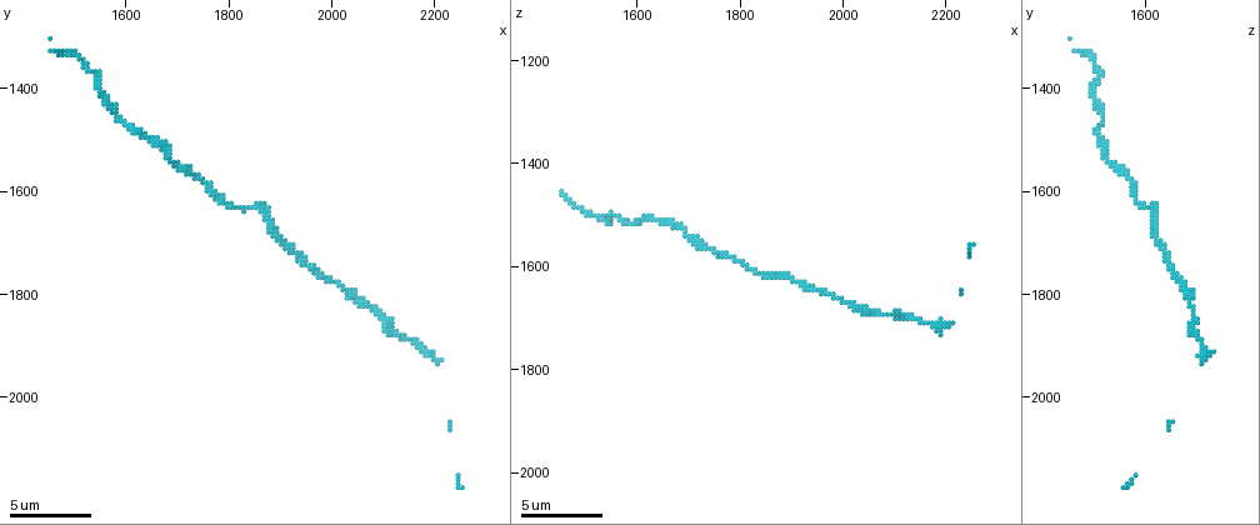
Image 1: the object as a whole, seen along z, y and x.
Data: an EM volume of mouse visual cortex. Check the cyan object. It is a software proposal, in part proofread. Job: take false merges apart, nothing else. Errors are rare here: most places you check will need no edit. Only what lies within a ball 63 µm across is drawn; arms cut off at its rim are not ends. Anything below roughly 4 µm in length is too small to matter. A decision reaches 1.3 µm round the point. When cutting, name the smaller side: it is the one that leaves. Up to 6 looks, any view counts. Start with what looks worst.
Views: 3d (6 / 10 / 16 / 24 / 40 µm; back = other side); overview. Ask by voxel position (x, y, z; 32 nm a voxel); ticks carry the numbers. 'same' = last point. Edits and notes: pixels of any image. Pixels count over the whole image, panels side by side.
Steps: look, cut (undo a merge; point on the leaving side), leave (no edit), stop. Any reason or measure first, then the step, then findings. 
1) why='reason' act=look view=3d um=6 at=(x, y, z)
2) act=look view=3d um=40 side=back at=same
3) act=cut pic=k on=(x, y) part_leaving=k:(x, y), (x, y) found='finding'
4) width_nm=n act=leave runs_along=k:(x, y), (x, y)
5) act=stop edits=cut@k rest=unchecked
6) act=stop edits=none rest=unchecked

why='thick turns thin' act=look view=3d um=16 at=(1855, 1625, 1620)

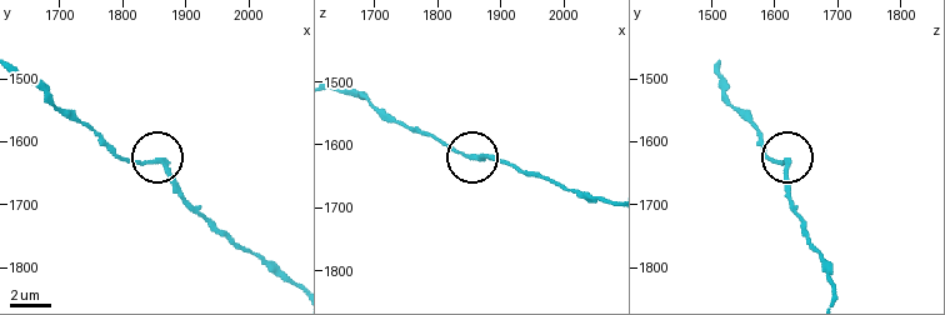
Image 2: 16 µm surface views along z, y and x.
act=look view=3d um=6 at=(1855, 1630, 1615)

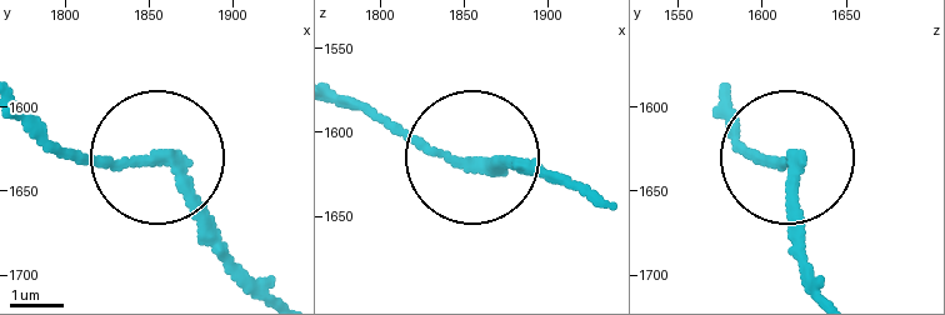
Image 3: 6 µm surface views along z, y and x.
width_nm=200 act=leave runs_along=3:(808, 264), (790, 165), (736, 146) found='all the same neuron'

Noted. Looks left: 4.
why='thick turns thin' act=look view=3d um=6 at=(1640, 1490, 1515)

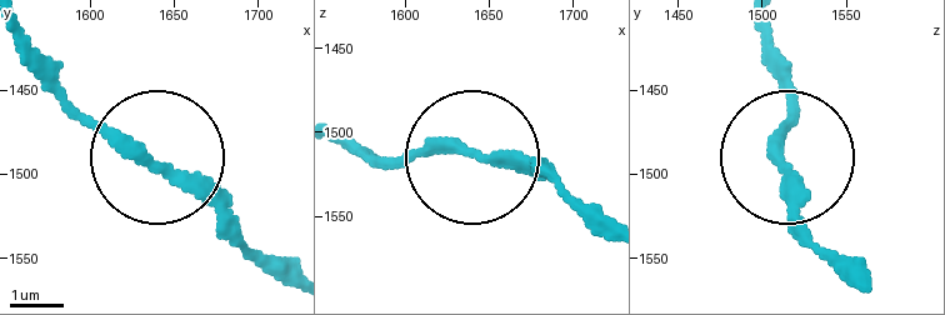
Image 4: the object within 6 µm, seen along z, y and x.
act=leave runs_along=4:(288, 284), (50, 78) found='one neuron here'

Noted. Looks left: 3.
why='sudden change in width' act=look view=3d um=6 at=(1745, 1570, 1570)

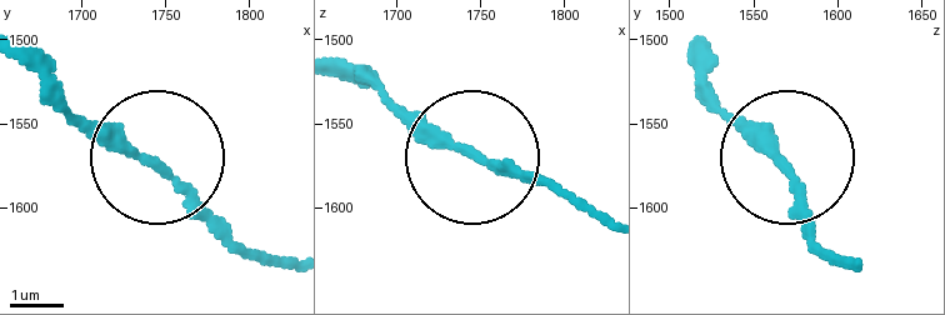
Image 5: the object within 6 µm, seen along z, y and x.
act=leave runs_along=5:(856, 261), (820, 248), (794, 168), (718, 104) found='all the same neuron'

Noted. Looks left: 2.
act=stop edits=none rest=unchecked

